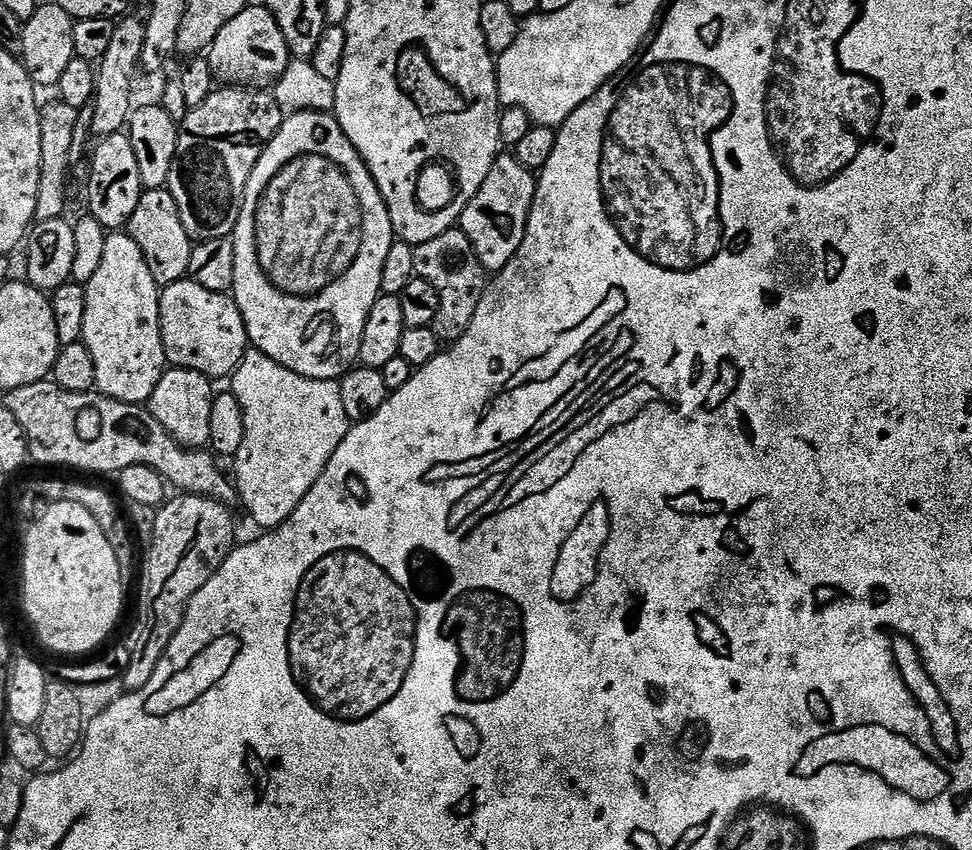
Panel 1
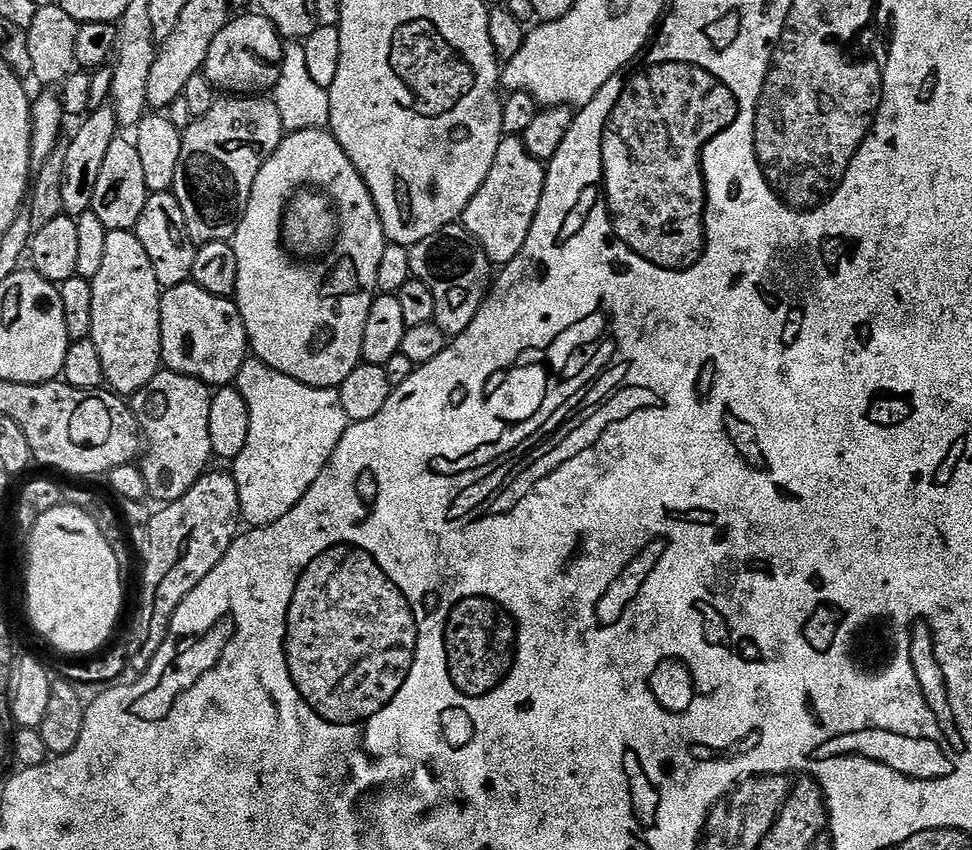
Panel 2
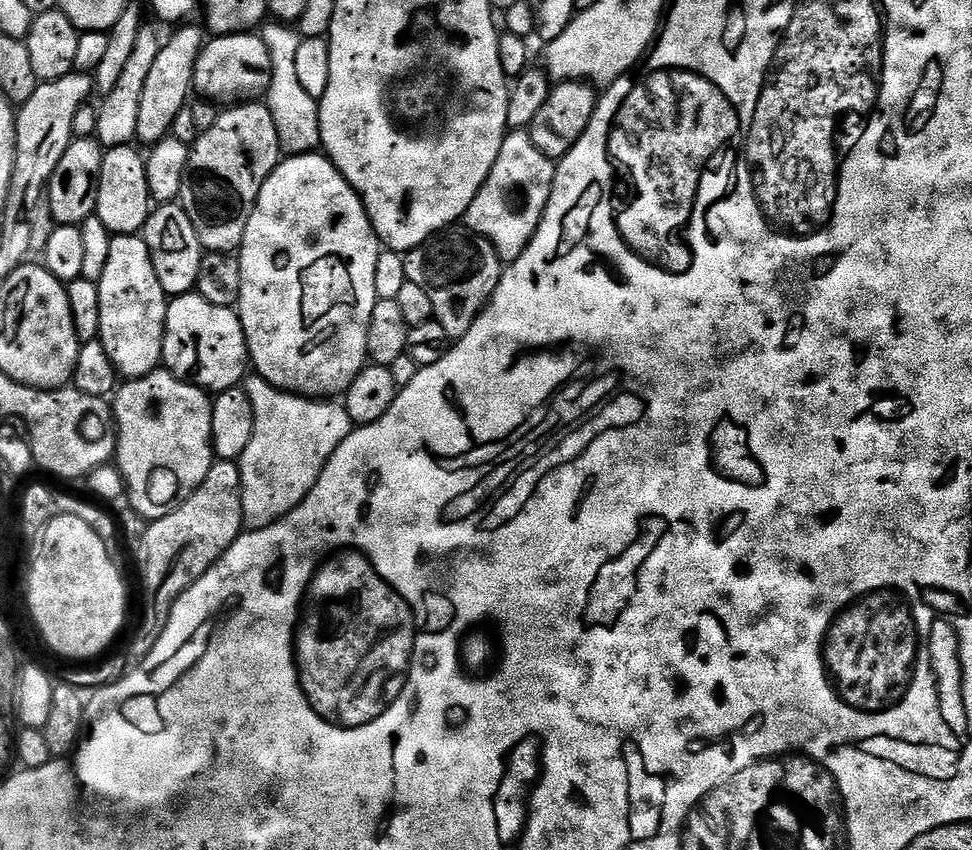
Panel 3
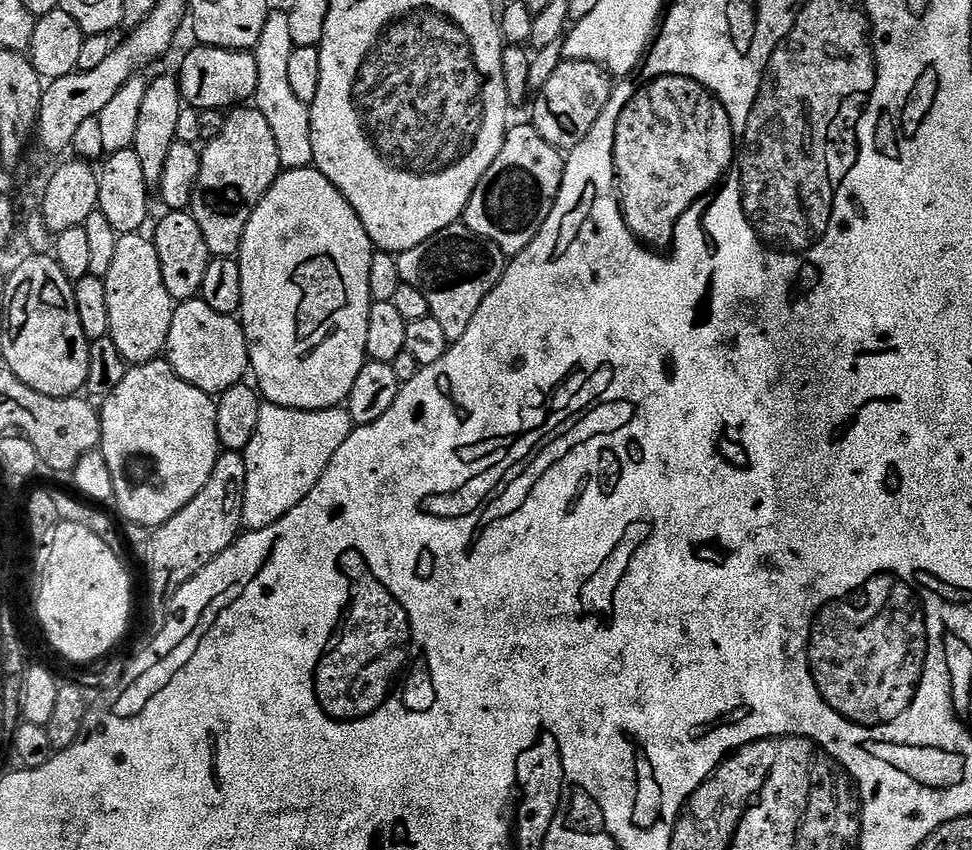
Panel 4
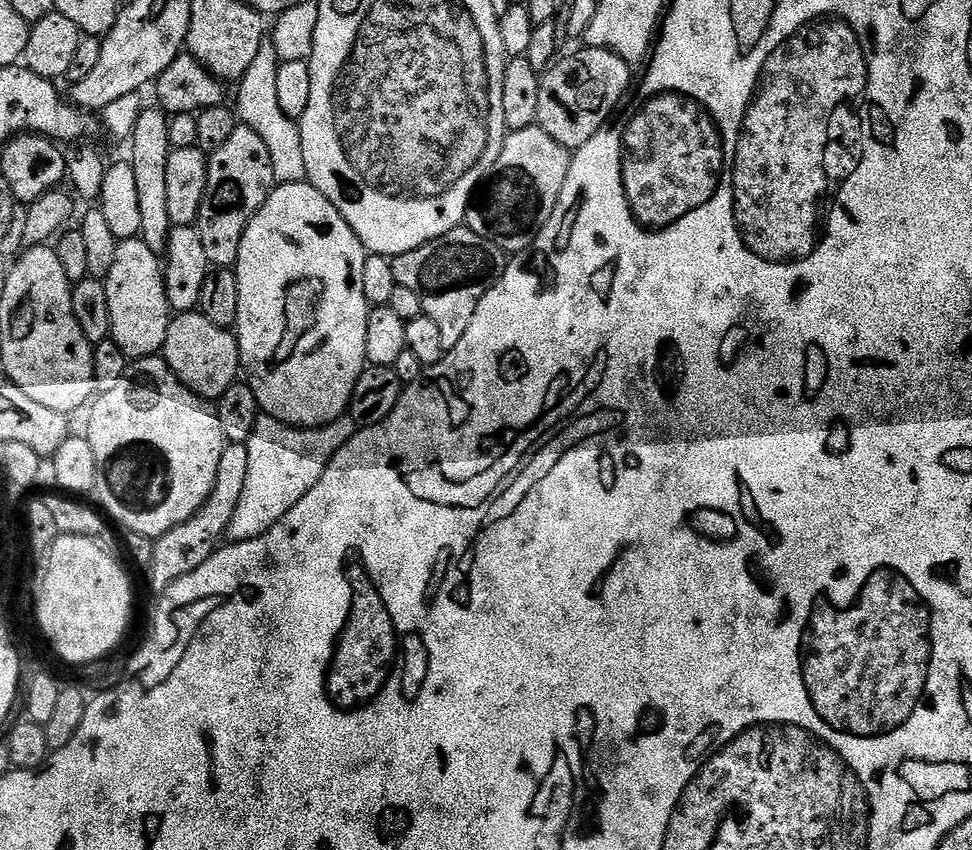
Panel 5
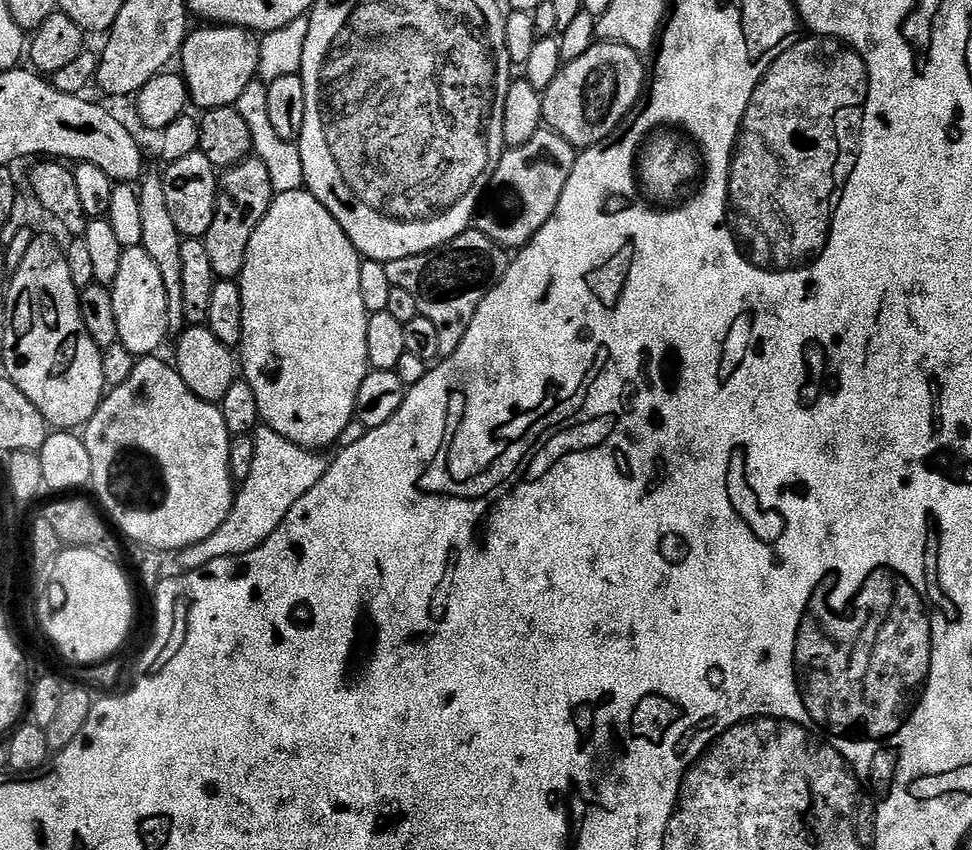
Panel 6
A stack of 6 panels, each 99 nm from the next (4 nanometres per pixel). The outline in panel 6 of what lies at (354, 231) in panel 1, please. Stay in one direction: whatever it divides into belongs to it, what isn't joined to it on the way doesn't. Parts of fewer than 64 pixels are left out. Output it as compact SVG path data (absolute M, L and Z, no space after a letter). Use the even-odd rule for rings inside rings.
M307 190L282 192L273 199L266 218L258 222L258 230L254 230L254 238L250 238L250 246L246 250L246 266L238 277L242 290L242 338L238 349L238 360L242 365L243 379L247 380L250 390L254 390L254 398L258 398L261 421L278 434L282 434L282 438L309 450L333 447L339 436L347 433L347 424L356 414L358 389L370 371L366 354L366 326L370 313L362 302L361 259L350 238L346 238L342 226L338 226L330 210L326 210L326 206L322 206L322 202L318 202L318 198L314 198L311 192Z

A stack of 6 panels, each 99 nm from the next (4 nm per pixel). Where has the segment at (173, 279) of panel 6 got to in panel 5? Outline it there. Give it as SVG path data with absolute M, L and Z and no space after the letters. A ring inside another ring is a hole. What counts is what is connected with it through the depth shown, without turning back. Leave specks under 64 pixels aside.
M159 106L145 107L134 125L130 139L132 157L130 163L134 170L134 183L138 189L138 210L142 217L142 226L138 239L146 242L150 250L163 254L168 248L168 239L173 230L166 195L166 162L170 162L172 147L170 146L169 113Z

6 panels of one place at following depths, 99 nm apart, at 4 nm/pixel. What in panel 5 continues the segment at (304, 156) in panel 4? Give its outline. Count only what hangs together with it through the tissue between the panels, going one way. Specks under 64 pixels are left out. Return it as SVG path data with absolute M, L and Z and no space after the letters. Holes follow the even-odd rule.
M266 42L258 50L254 62L250 62L250 70L238 82L240 88L236 92L235 111L243 127L254 130L262 142L266 142L266 150L270 150L270 162L274 162L274 178L277 185L302 184L307 181L306 162L302 158L302 134L297 121L291 120L281 103L278 102L278 70L282 61L278 58L276 48Z

